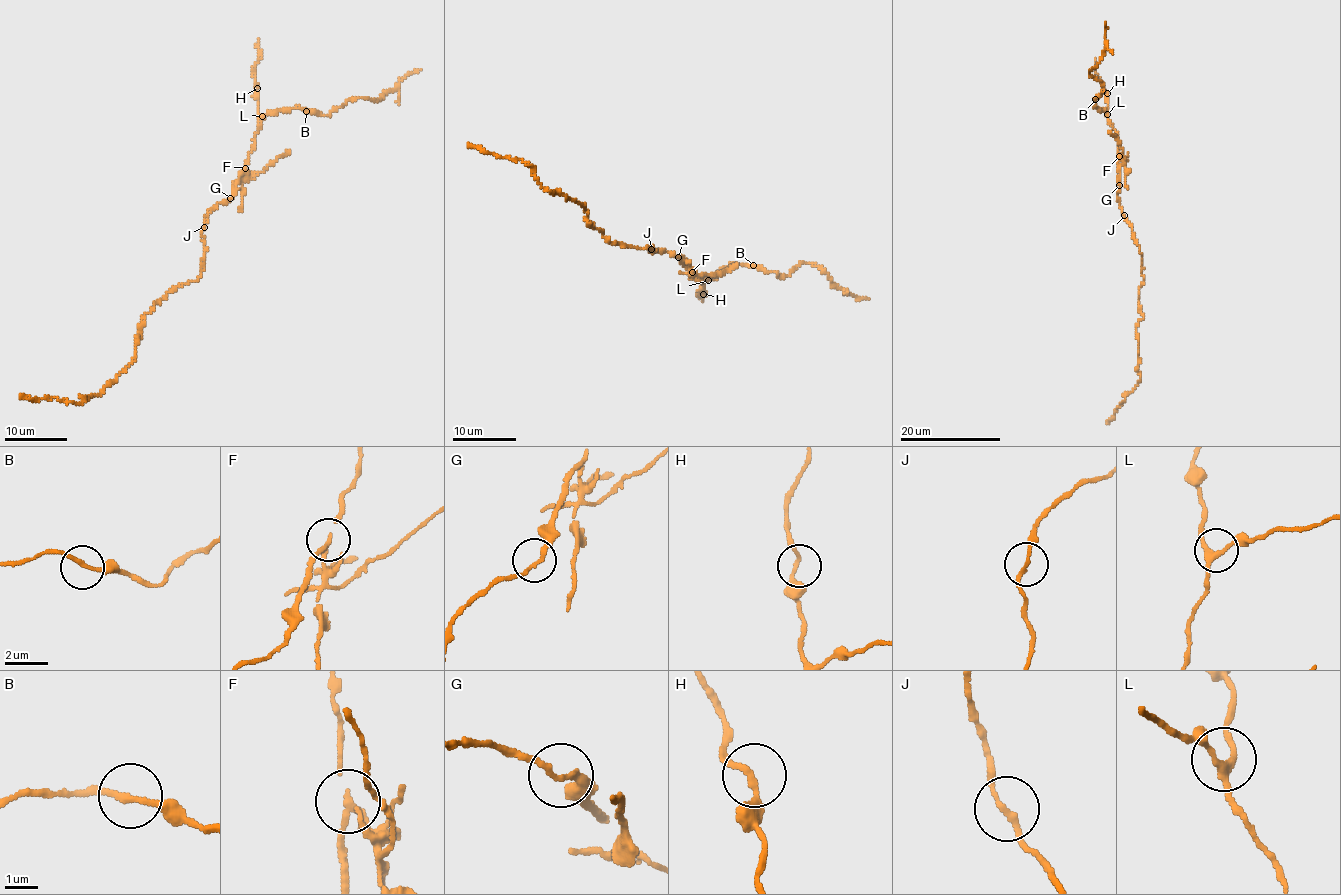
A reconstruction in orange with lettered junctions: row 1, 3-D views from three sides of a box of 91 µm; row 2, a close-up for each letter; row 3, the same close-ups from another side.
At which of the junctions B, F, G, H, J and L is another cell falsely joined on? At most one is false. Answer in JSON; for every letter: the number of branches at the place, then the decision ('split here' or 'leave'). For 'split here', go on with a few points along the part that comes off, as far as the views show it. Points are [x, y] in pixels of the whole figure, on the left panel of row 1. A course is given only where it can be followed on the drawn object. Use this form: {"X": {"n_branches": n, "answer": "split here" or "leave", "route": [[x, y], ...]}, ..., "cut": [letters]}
{"B": {"n_branches": 2, "answer": "leave"}, "F": {"n_branches": 3, "answer": "split here", "route": [[244, 168], [249, 180], [254, 179], [290, 149]]}, "G": {"n_branches": 2, "answer": "leave"}, "H": {"n_branches": 2, "answer": "leave"}, "J": {"n_branches": 2, "answer": "leave"}, "L": {"n_branches": 3, "answer": "leave"}, "cut": ["F"]}

